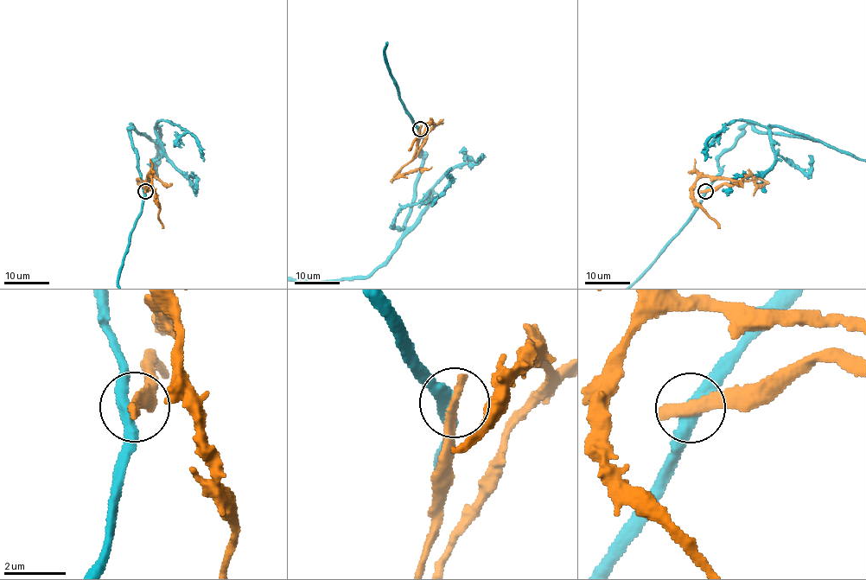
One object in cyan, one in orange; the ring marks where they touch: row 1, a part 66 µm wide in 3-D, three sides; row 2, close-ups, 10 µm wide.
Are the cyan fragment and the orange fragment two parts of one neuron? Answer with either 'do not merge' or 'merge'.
do not merge

